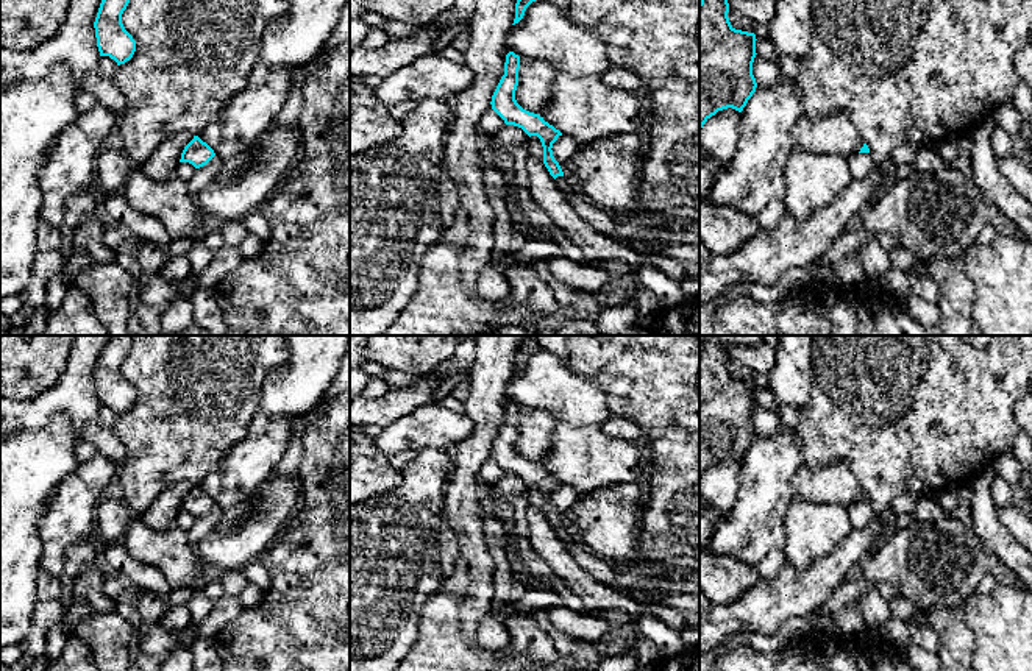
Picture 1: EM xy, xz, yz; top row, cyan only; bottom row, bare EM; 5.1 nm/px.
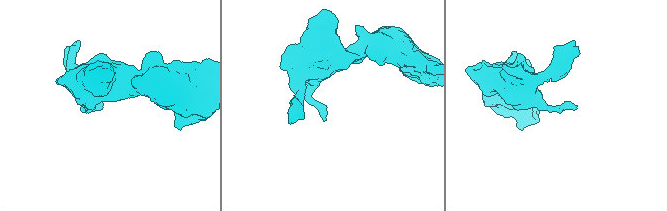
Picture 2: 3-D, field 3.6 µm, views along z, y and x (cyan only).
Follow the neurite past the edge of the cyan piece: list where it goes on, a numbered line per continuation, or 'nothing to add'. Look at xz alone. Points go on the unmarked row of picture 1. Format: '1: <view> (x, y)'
1: xz (561, 531)

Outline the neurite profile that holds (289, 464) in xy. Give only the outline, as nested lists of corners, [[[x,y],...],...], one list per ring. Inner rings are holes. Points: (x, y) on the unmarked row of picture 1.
[[[320,403],[311,412],[297,417],[292,424],[292,435],[289,440],[287,451],[284,453],[281,462],[272,471],[270,478],[294,474],[298,476],[301,453],[303,453],[303,435],[306,428],[322,415],[325,404]]]

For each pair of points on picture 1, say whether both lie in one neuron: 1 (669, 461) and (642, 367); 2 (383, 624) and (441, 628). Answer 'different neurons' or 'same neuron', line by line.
1: same neuron
2: different neurons

